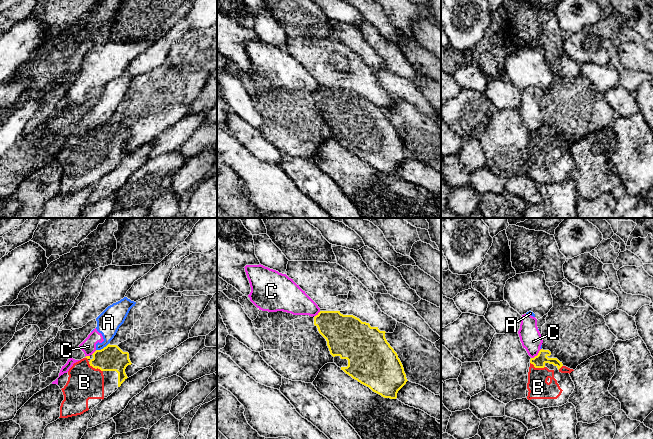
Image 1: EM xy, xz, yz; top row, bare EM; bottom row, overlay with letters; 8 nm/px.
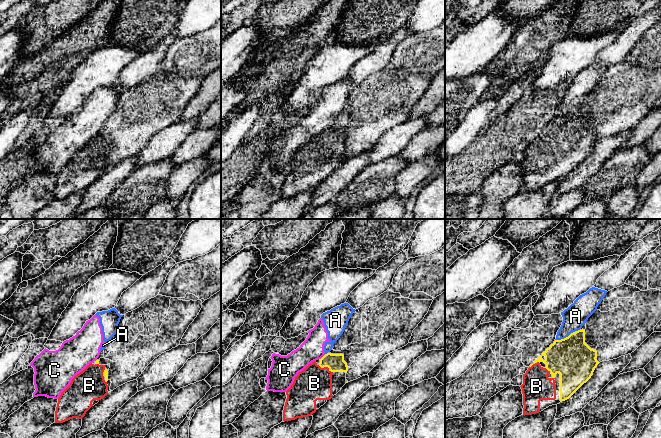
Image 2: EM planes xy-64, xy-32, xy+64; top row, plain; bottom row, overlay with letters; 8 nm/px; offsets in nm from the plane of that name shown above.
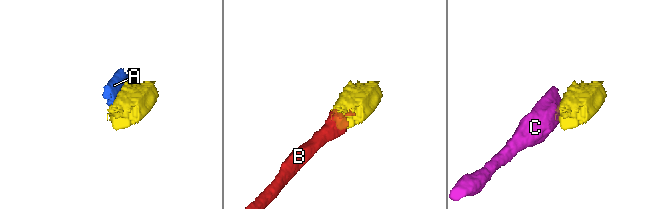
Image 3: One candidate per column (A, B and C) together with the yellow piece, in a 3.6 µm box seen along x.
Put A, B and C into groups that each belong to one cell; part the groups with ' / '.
A C / B

